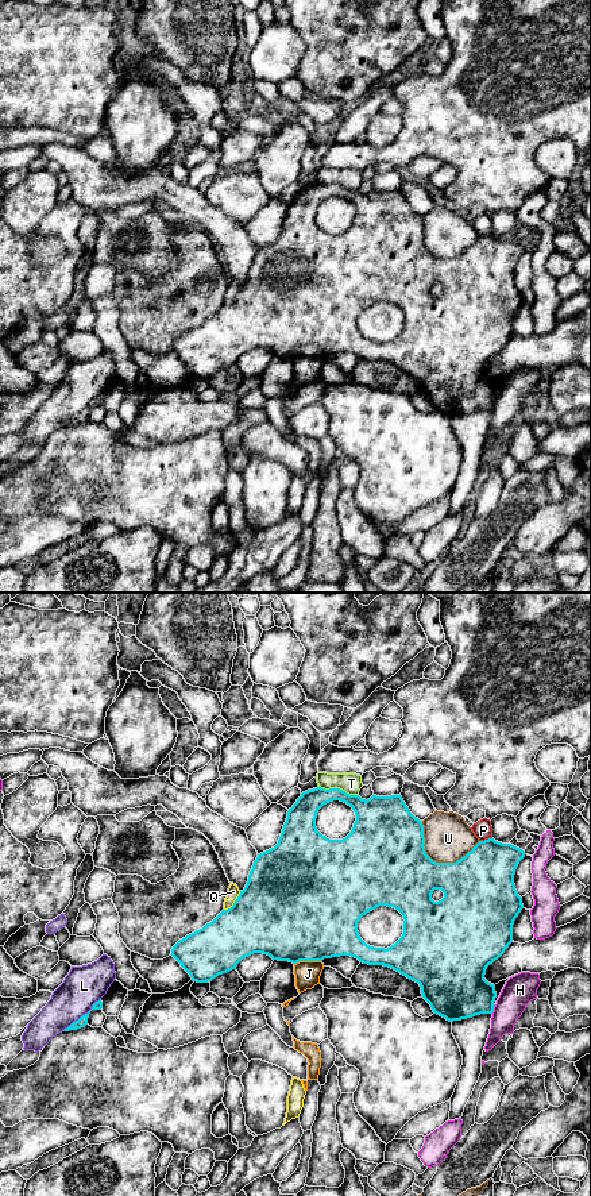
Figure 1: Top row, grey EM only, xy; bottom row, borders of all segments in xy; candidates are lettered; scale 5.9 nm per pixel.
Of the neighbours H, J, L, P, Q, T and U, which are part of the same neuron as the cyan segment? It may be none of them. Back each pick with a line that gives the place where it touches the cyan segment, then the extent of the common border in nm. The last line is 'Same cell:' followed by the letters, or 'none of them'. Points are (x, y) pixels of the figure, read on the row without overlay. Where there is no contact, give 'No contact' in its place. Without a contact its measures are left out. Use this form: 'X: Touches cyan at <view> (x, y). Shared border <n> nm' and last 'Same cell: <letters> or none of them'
Same cell: none of them

